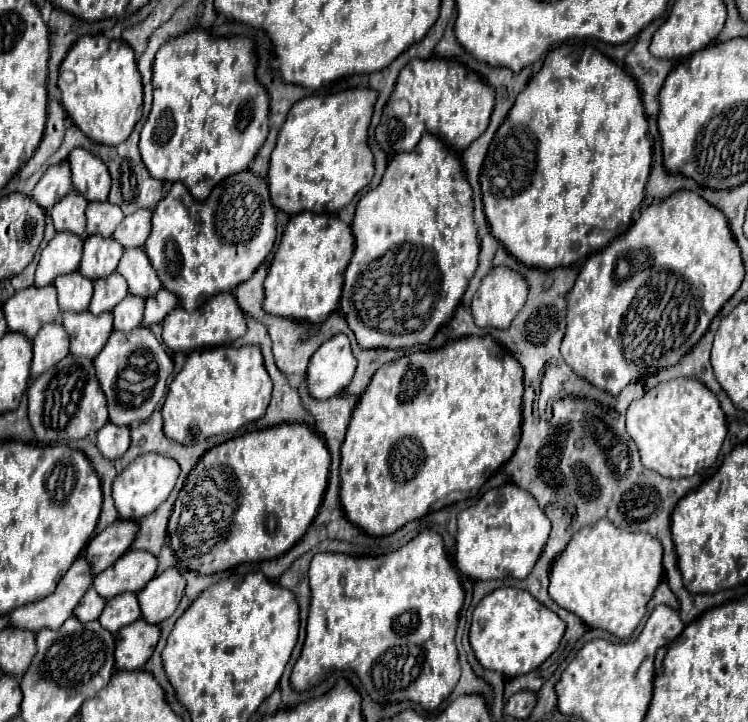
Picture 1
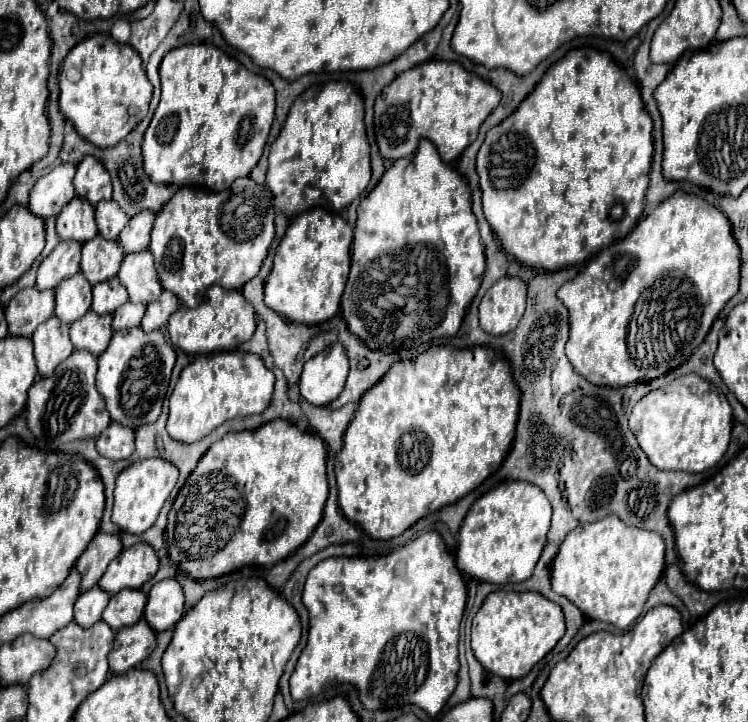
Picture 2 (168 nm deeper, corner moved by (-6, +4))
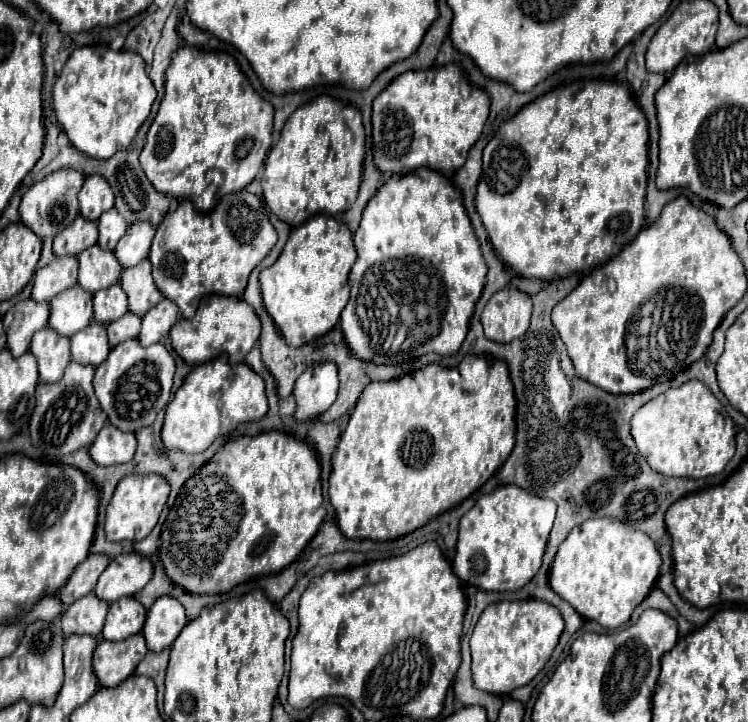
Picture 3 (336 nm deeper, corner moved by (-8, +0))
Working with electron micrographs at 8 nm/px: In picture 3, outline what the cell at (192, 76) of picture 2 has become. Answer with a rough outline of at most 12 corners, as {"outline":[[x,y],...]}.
{"outline":[[184,46],[140,164],[212,212],[272,146],[230,54]]}

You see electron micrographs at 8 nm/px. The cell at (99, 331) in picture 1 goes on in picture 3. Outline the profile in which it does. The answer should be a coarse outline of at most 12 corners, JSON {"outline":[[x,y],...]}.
{"outline":[[90,322],[70,338],[72,360],[98,366],[110,346],[106,326]]}

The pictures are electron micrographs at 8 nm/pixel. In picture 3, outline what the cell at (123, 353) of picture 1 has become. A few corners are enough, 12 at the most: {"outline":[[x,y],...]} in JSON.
{"outline":[[164,344],[112,348],[94,390],[112,426],[150,426],[172,394]]}

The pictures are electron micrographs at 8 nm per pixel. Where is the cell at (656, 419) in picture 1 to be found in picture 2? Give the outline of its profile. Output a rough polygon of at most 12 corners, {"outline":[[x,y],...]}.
{"outline":[[684,374],[636,402],[630,430],[656,468],[702,472],[732,408]]}

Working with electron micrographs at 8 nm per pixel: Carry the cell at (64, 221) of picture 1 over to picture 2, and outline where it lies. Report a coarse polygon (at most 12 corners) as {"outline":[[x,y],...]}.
{"outline":[[74,196],[56,218],[60,240],[98,234],[94,206]]}

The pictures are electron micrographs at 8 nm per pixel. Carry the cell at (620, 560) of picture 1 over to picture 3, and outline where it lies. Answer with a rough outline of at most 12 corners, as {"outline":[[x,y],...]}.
{"outline":[[590,518],[560,544],[548,582],[616,630],[654,588],[648,534]]}

